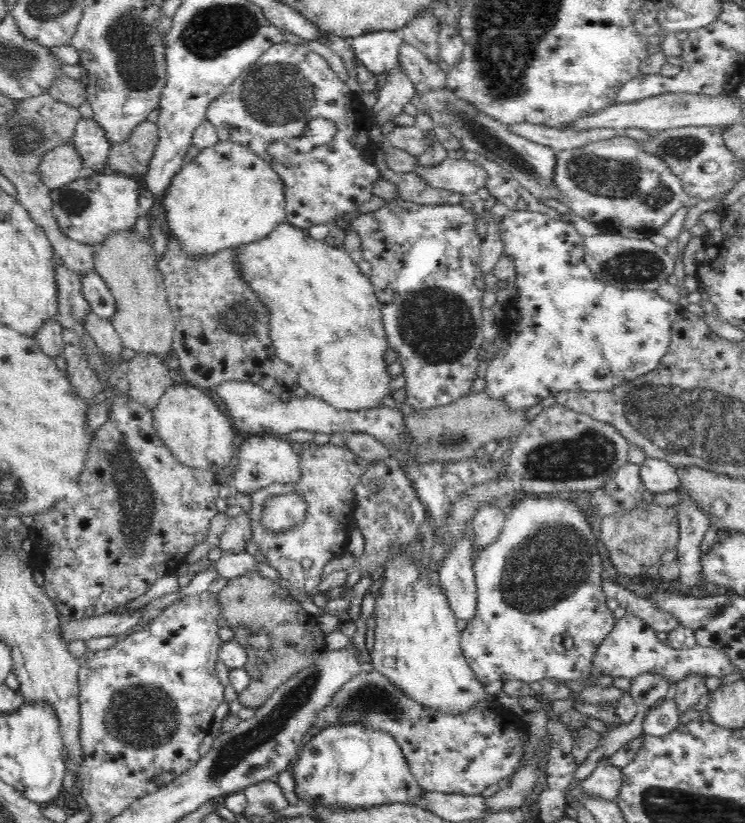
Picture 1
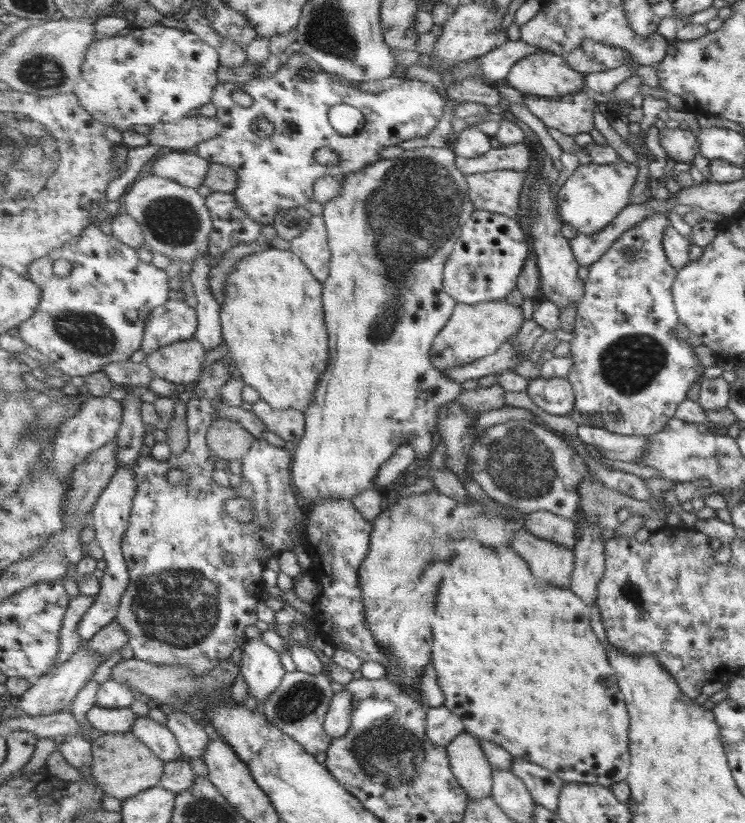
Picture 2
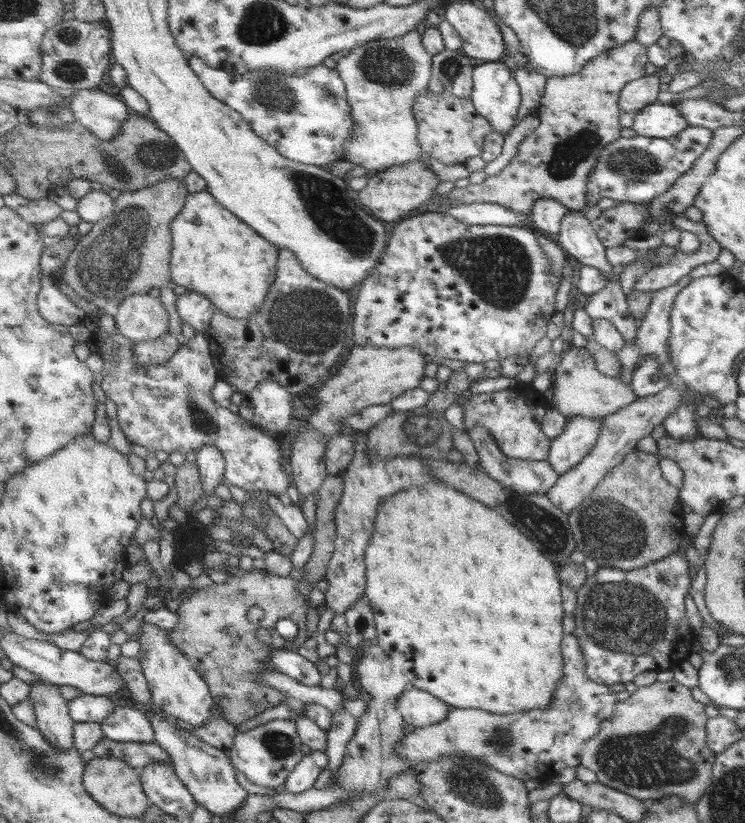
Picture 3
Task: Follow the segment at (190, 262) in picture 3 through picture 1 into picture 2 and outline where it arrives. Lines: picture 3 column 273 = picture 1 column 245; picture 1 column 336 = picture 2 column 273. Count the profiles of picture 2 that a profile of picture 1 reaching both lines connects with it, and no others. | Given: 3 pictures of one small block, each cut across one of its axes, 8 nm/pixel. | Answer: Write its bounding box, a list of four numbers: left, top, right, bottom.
[220,247,330,412]

